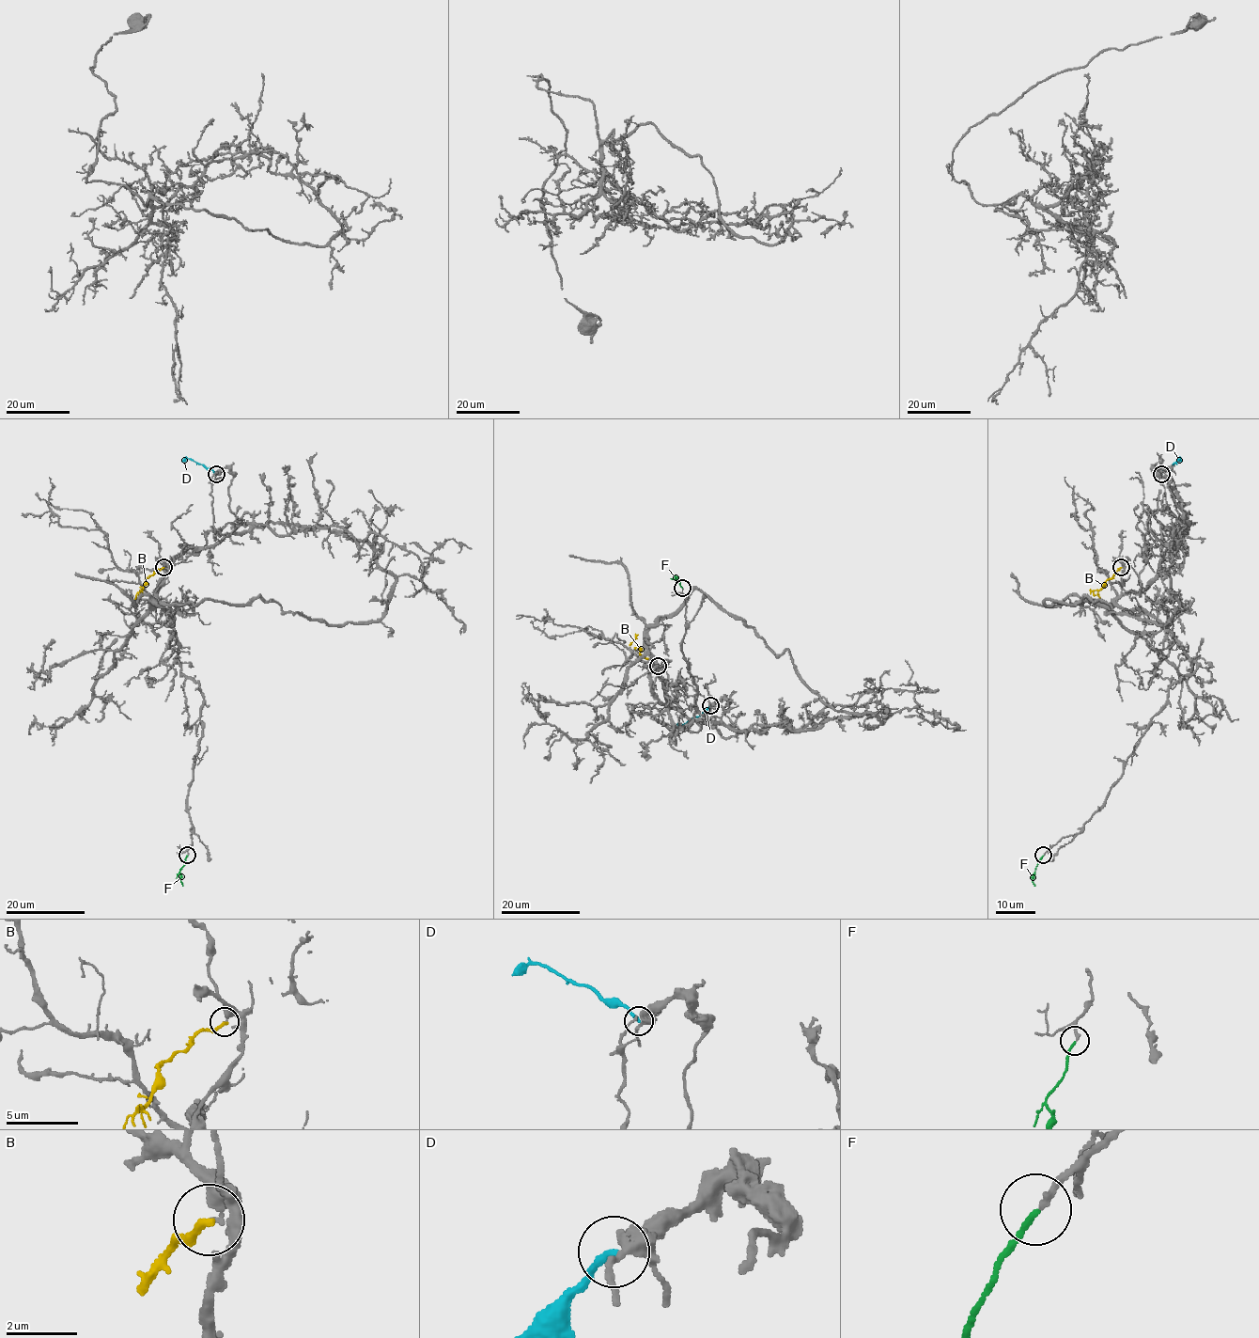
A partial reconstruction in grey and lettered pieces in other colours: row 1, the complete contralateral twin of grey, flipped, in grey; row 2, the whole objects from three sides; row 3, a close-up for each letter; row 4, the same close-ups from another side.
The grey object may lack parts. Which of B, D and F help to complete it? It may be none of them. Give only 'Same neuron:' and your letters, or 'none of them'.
Same neuron: F

